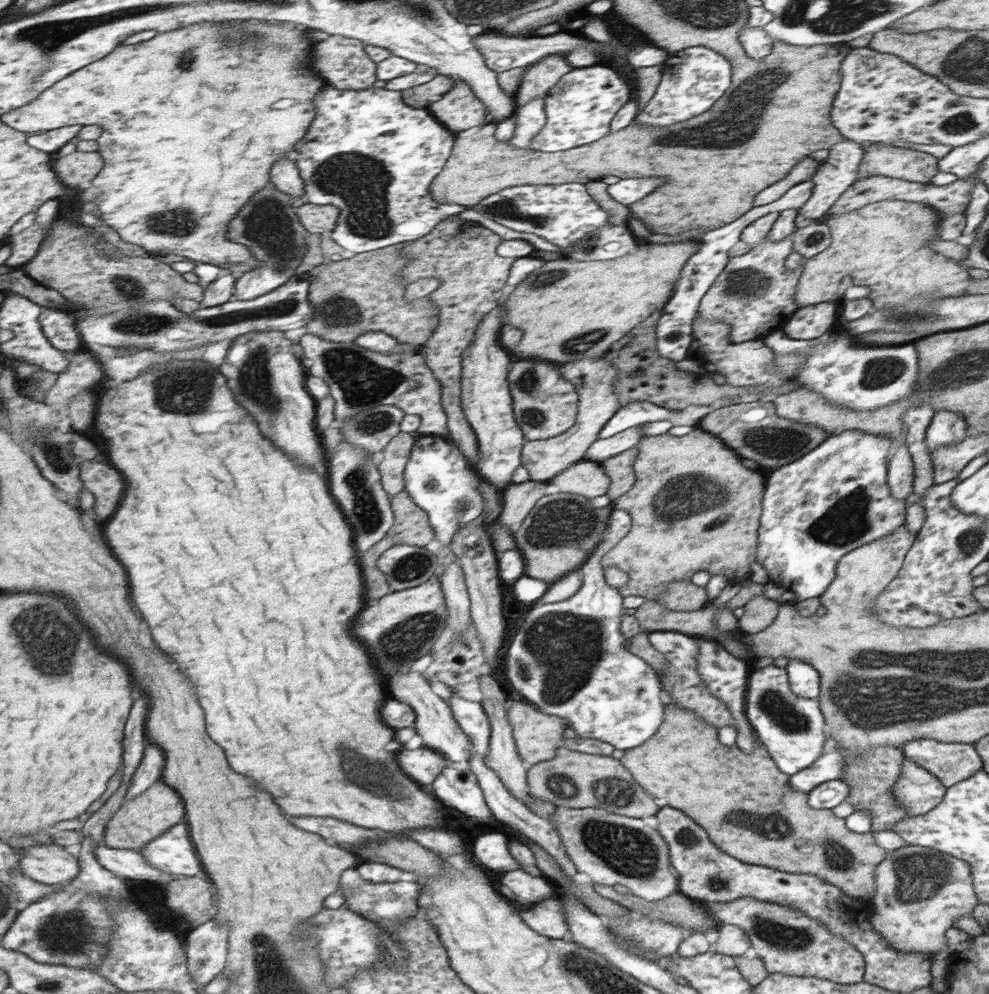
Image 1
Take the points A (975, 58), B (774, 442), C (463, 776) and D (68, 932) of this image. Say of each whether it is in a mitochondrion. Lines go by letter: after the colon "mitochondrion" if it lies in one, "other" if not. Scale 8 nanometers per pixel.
A: mitochondrion
B: mitochondrion
C: other
D: mitochondrion

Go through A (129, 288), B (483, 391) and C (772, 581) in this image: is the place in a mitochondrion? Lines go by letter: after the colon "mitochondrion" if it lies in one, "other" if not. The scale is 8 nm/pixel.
A: mitochondrion
B: other
C: other

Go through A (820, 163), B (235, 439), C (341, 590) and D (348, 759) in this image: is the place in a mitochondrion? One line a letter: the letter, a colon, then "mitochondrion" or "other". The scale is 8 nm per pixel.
A: other
B: other
C: other
D: mitochondrion

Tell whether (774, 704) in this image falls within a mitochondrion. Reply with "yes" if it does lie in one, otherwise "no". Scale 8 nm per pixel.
yes

